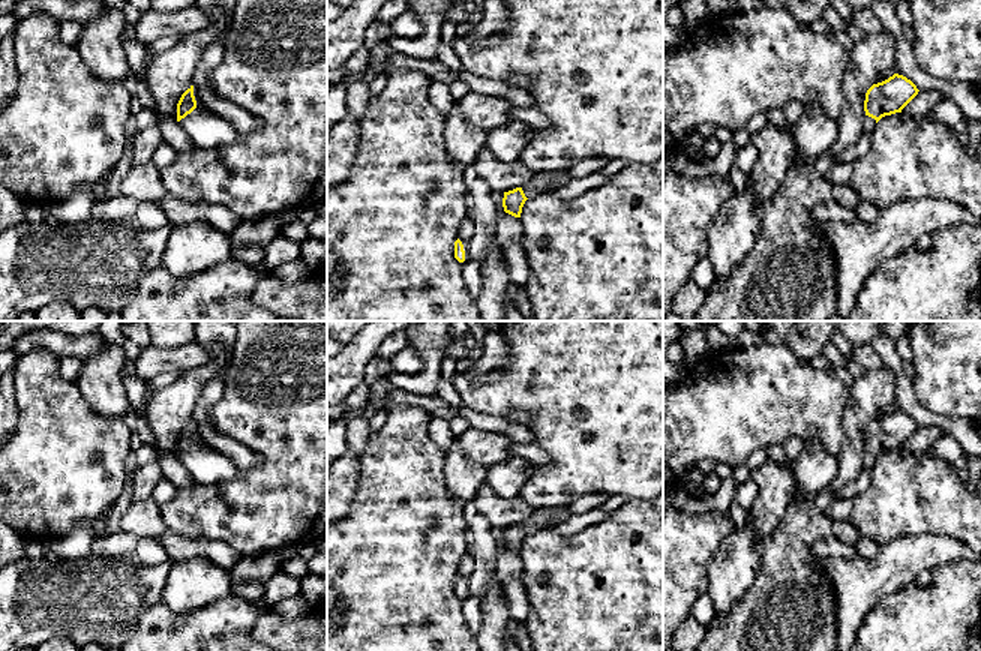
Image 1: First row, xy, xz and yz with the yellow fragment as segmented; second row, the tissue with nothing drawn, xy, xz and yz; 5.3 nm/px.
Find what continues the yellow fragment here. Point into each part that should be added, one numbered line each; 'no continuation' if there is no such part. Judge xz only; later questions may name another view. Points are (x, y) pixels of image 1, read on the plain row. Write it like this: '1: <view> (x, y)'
1: xz (545, 518)

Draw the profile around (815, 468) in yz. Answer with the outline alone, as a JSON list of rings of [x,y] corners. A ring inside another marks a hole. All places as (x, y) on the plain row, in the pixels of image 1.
[[[819,441],[804,442],[801,454],[794,460],[794,500],[810,498],[831,484],[840,472],[840,459]]]

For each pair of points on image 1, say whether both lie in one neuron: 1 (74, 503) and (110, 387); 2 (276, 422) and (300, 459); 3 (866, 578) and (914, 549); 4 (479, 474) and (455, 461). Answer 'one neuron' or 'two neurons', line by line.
1: two neurons
2: one neuron
3: one neuron
4: one neuron

